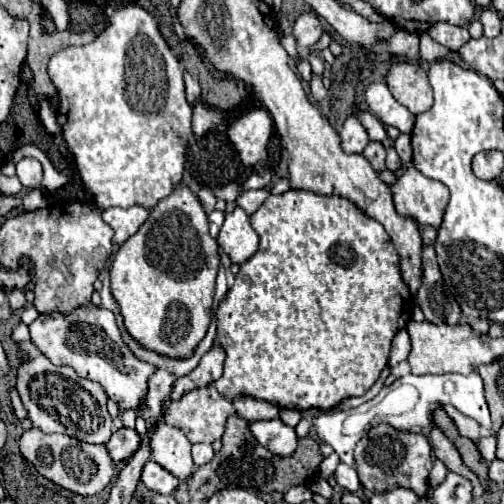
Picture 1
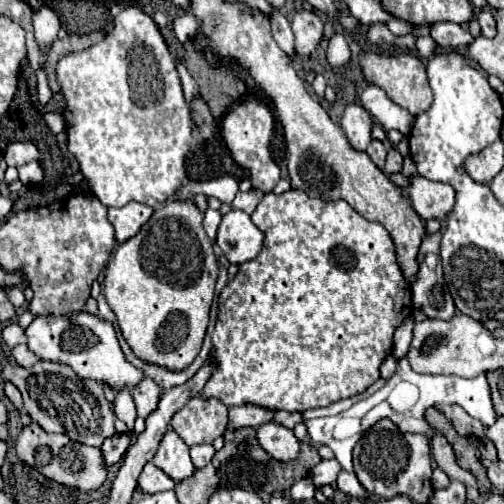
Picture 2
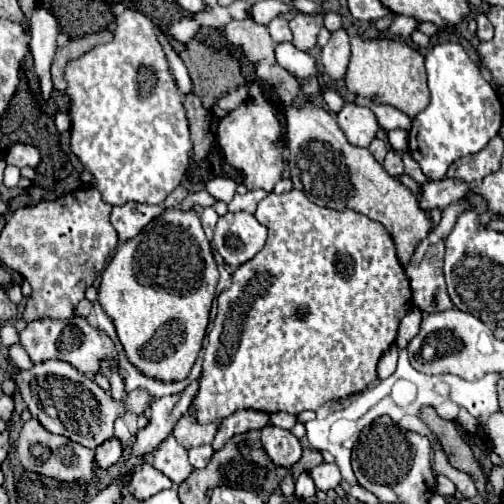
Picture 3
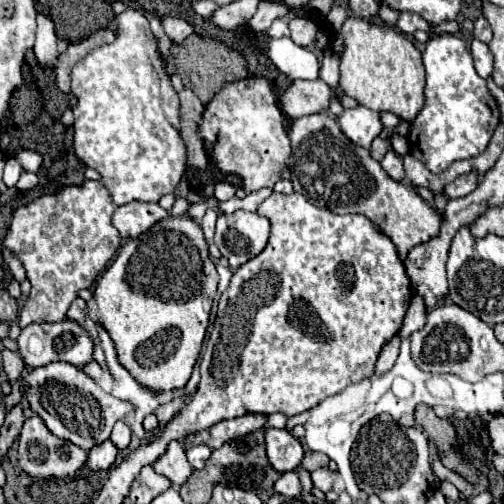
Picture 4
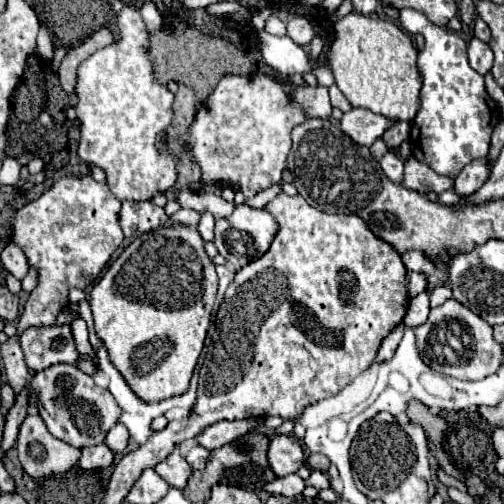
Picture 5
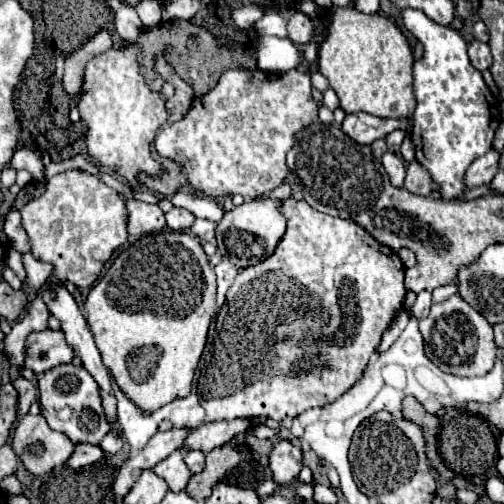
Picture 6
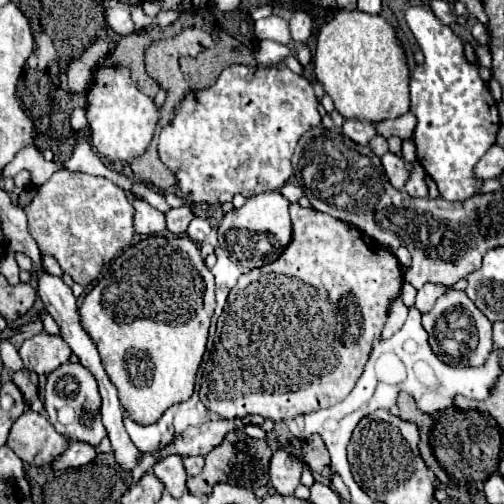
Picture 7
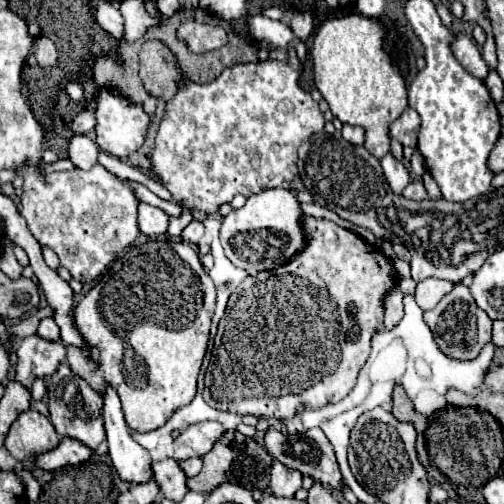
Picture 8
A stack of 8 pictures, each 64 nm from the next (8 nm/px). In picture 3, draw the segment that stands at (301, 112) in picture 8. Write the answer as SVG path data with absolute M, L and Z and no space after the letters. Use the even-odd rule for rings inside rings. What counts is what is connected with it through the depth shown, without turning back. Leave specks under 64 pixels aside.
M252 82L226 92L218 98L214 108L210 110L210 116L222 156L232 168L242 172L244 186L248 190L262 188L266 192L272 192L284 170L284 142L278 110L266 100L262 86L258 82Z

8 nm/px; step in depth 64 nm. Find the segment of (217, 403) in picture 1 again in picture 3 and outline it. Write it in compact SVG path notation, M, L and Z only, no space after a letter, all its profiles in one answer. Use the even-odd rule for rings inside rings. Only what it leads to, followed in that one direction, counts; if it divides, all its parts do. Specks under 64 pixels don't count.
M192 412L182 414L182 418L176 422L174 426L174 436L176 440L184 446L184 448L194 448L194 446L202 446L202 444L210 444L214 440L214 434L218 430L220 420L212 422L212 424L198 424L192 418Z

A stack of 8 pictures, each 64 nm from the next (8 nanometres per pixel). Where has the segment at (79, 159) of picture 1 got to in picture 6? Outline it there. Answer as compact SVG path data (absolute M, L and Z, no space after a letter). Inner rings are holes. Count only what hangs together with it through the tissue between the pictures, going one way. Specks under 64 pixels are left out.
M123 5L114 12L114 26L124 46L118 50L108 50L86 66L82 98L78 110L82 120L88 124L86 134L86 152L102 166L116 170L124 176L130 186L138 184L138 174L146 172L150 176L160 176L162 166L152 158L152 142L156 130L166 122L168 112L164 108L164 98L160 92L150 92L144 76L140 74L140 66L136 60L136 46L132 44L140 32L142 22L136 10Z

